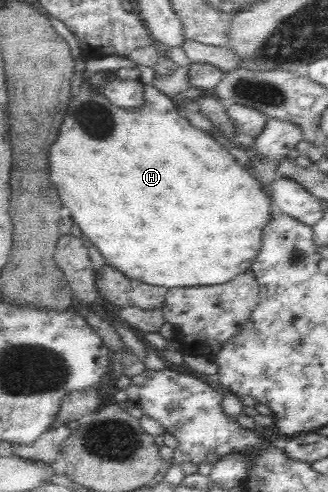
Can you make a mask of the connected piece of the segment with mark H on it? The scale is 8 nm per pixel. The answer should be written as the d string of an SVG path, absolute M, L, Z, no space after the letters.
M107 59L86 60L86 69L79 85L79 92L67 103L57 139L49 147L49 181L52 183L53 189L59 194L64 213L71 217L71 221L77 224L77 227L82 231L82 235L85 235L99 250L107 266L118 269L129 279L139 280L150 286L169 289L217 285L217 283L227 283L229 279L237 277L240 273L245 273L253 259L255 259L255 255L261 249L261 229L269 221L269 215L271 215L273 203L271 203L268 190L249 174L247 167L235 160L229 149L219 144L209 134L197 129L185 116L181 115L178 101L161 93L152 84L143 86L143 103L139 107L123 109L113 105L100 92L98 82L95 81L94 75L99 71L97 67L105 67L105 65L107 65Z

